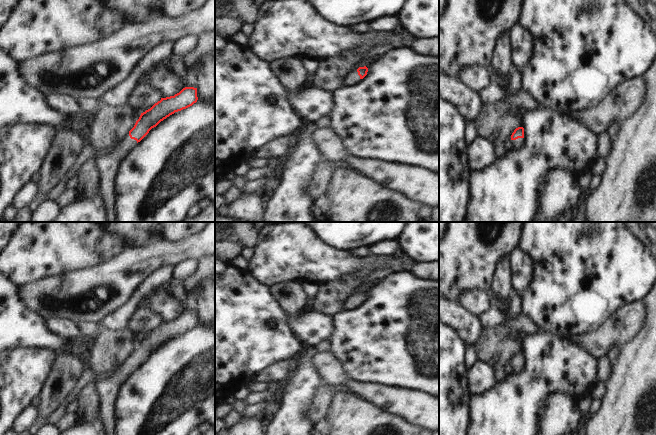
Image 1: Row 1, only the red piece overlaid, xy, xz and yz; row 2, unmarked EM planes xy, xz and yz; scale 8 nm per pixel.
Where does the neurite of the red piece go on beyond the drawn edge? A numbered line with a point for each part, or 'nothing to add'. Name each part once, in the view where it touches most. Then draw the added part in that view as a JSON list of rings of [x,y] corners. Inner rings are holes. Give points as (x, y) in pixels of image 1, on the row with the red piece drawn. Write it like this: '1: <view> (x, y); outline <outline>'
1: yz (519, 142); outline [[[518,138],[516,140],[511,140],[508,146],[513,146],[513,147],[522,147],[524,144],[524,138]]]

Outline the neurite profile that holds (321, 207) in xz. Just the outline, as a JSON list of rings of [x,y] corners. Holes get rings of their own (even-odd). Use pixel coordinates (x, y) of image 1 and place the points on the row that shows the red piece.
[[[326,193],[316,198],[312,206],[312,215],[315,219],[329,220],[331,217],[330,204],[331,199]]]

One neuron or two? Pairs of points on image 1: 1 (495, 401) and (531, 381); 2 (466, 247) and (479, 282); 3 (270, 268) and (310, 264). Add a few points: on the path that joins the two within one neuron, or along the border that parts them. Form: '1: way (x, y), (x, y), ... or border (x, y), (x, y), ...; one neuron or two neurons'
1: way (504, 401), (511, 401), (522, 390); one neuron
2: way (468, 256), (468, 262), (477, 273); one neuron
3: way (280, 266), (300, 264); one neuron

